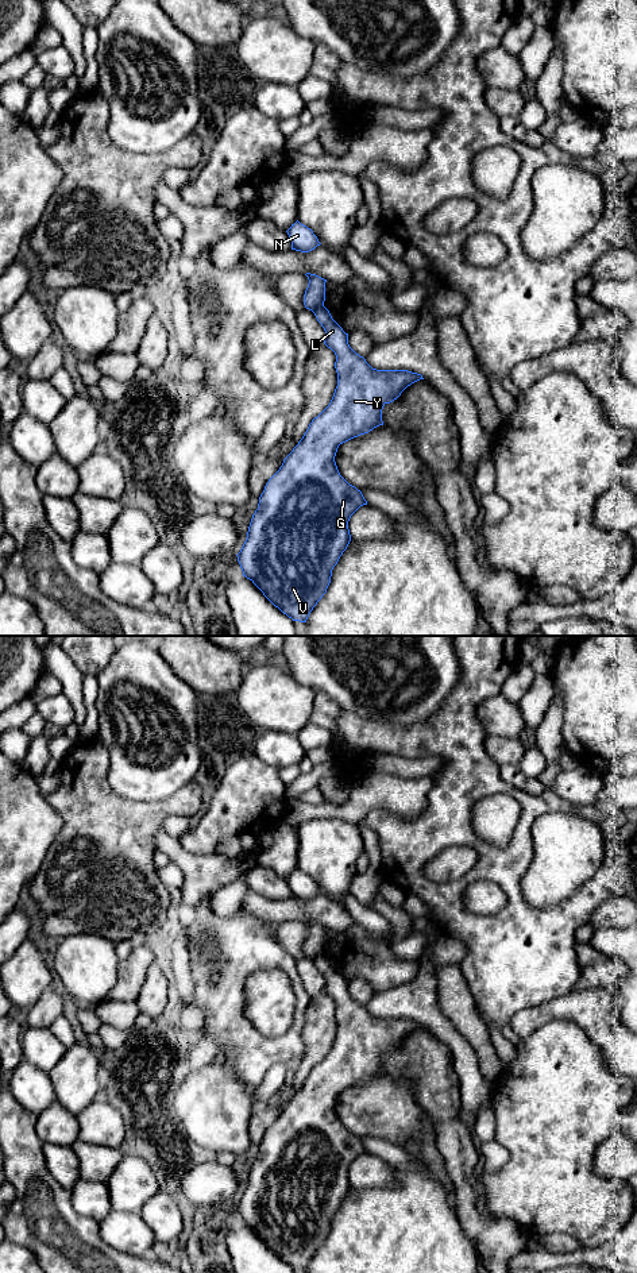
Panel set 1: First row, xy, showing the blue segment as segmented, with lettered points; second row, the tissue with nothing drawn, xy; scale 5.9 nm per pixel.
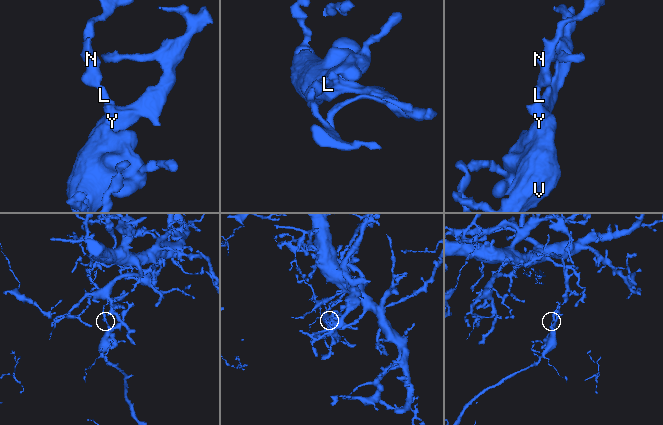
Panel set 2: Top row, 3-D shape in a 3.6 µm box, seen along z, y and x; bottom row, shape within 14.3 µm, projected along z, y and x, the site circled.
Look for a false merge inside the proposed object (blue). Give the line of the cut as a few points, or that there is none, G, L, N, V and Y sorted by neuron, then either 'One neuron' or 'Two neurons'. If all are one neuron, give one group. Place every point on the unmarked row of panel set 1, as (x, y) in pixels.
Split along xy (323, 952), (312, 959). Groups: G L V Y / N. Two neurons

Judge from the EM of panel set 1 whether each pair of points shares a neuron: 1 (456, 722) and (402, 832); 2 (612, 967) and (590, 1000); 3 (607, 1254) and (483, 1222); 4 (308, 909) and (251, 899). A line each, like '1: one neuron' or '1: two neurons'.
1: one neuron
2: two neurons
3: two neurons
4: one neuron

